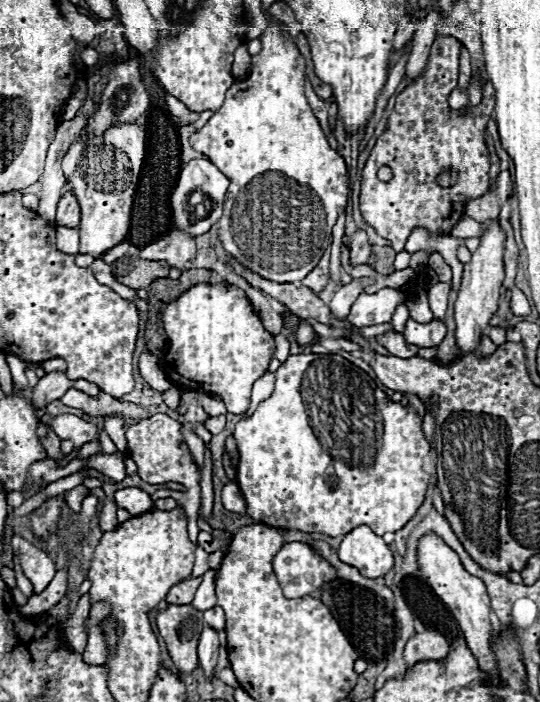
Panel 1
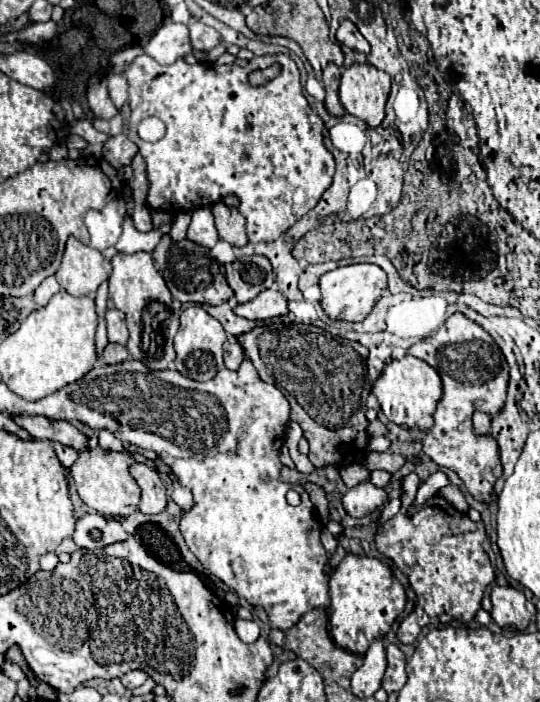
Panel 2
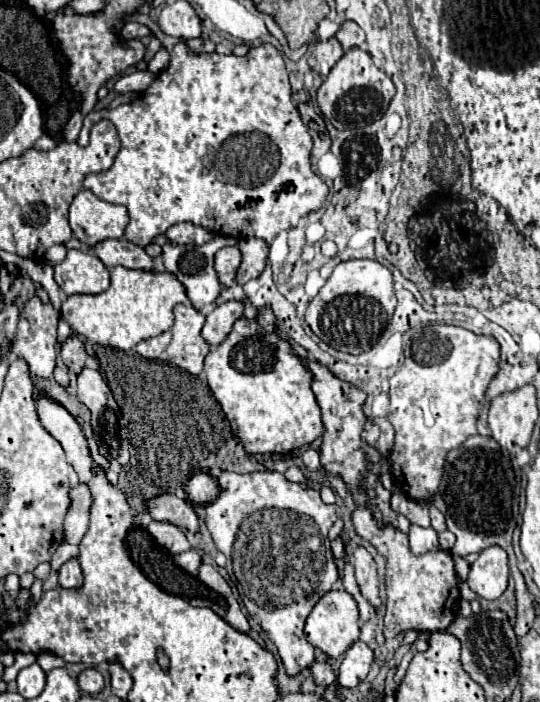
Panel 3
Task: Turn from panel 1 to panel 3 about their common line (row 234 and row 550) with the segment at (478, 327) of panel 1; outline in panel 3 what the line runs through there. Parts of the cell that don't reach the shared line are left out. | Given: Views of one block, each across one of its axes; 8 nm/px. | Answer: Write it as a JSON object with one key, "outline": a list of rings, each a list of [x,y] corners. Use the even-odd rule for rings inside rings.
{"outline":[[[488,546],[470,566],[468,586],[486,600],[496,600],[508,586],[508,556],[500,546]]]}

